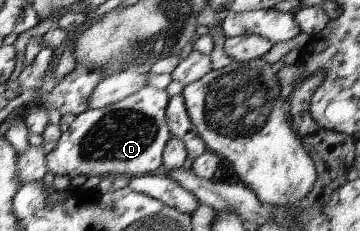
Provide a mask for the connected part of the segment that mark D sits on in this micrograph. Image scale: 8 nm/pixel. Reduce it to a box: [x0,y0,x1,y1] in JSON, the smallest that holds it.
[45,85,170,179]

